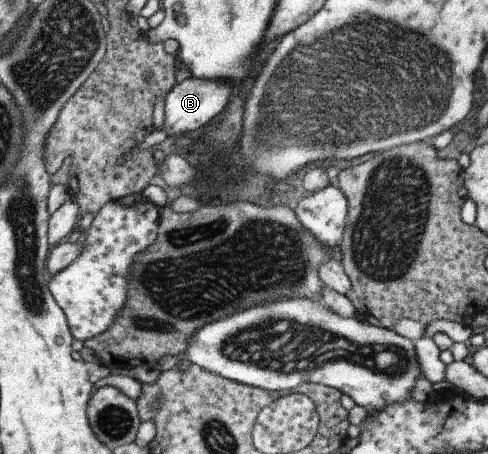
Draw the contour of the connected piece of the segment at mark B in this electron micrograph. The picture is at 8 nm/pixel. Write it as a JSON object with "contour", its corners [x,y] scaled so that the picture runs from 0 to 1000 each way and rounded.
{"contour":[[[377,172],[359,185],[342,205],[334,220],[336,267],[332,286],[340,295],[365,302],[379,291],[398,291],[402,282],[434,271],[436,262],[455,247],[459,229],[467,225],[475,203],[471,181],[455,176],[410,176],[410,172]]]}

